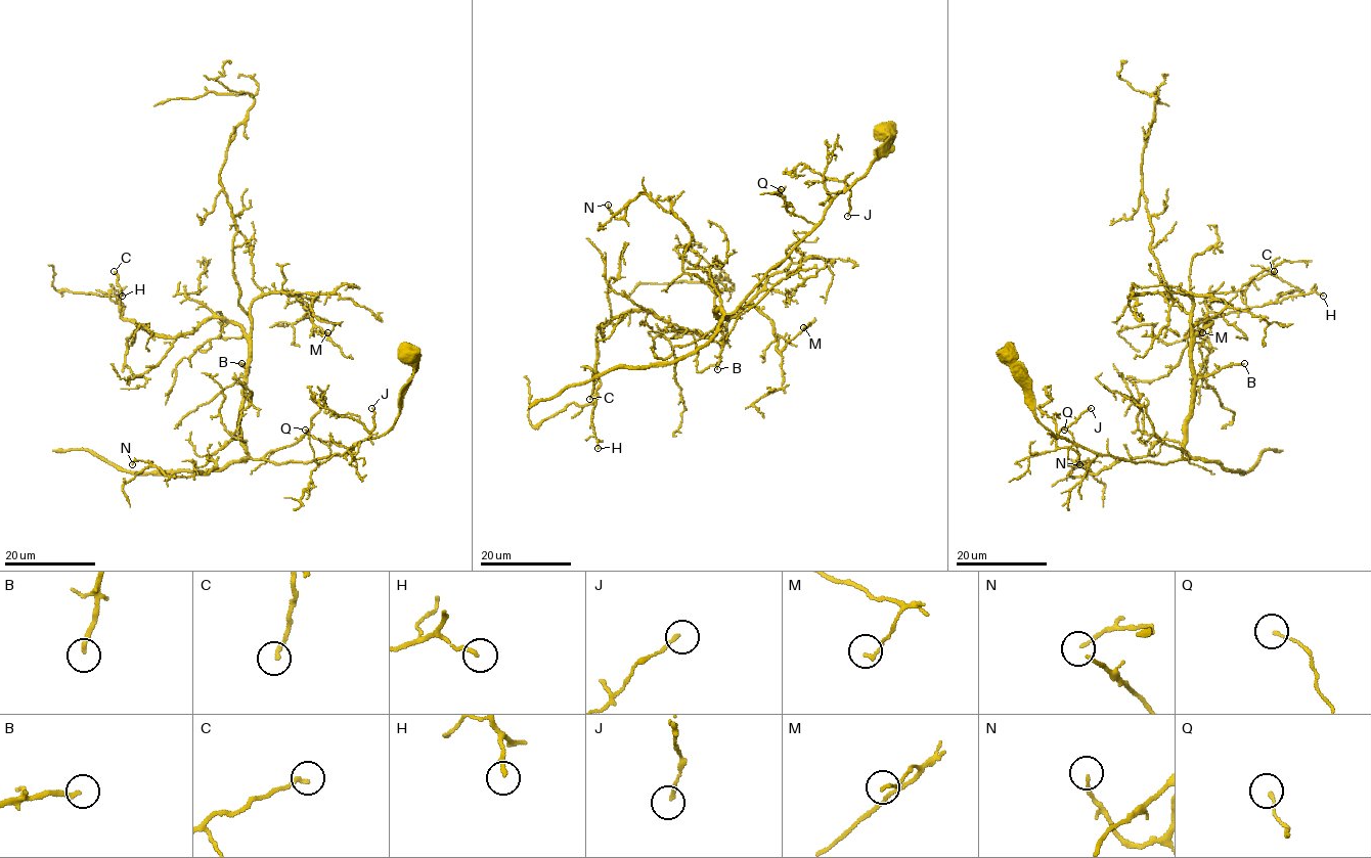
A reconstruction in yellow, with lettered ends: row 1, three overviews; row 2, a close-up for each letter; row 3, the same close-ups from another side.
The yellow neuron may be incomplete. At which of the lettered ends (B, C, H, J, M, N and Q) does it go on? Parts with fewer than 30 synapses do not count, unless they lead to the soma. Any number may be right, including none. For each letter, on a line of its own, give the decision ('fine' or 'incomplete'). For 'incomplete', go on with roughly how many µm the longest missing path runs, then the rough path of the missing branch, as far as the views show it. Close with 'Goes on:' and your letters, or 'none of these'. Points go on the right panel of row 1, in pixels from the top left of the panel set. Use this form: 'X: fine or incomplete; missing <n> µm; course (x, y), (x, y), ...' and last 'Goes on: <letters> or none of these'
B: incomplete; missing 45 µm; course (1244, 363), (1261, 357), (1272, 346), (1279, 346), (1301, 322), (1307, 289), (1279, 271)
C: fine
H: fine
J: fine
M: fine
N: fine
Q: fine
Goes on: B

